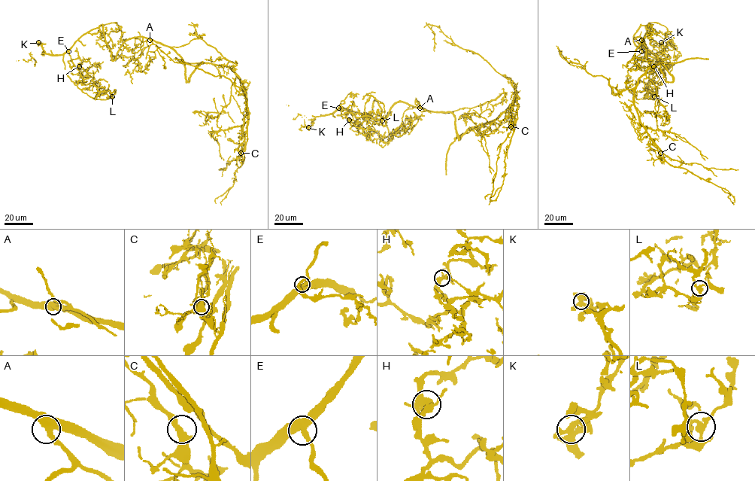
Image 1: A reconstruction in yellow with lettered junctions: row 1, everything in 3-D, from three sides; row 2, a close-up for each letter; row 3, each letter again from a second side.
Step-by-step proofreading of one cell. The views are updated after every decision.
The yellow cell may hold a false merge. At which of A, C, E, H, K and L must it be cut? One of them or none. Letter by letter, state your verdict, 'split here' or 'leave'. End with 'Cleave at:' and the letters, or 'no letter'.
A: leave
C: leave
E: leave
H: leave
K: leave
L: leave
Cleave at: no letter

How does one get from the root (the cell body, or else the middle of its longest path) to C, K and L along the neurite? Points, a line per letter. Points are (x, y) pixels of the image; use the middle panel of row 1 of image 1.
C: (429, 110), (450, 111), (459, 138), (472, 127), (495, 120), (516, 100), (517, 111), (510, 126)
K: (429, 110), (396, 102), (383, 125), (380, 107), (374, 100), (369, 115), (339, 108), (316, 117), (308, 127)
L: (429, 110), (396, 102), (383, 125), (376, 100), (369, 115), (339, 105), (354, 124), (353, 113), (382, 120)

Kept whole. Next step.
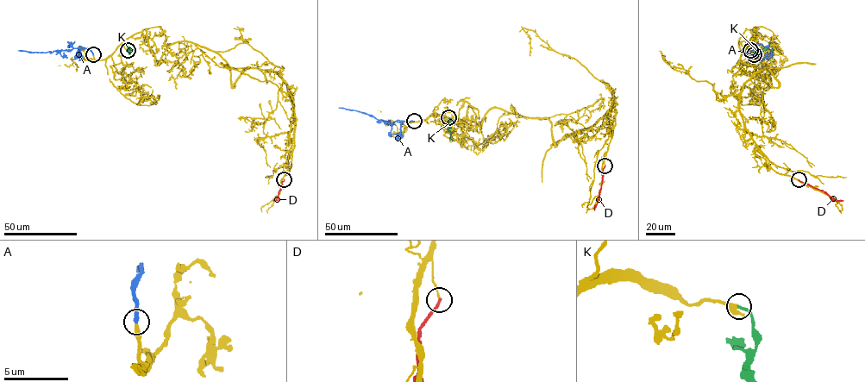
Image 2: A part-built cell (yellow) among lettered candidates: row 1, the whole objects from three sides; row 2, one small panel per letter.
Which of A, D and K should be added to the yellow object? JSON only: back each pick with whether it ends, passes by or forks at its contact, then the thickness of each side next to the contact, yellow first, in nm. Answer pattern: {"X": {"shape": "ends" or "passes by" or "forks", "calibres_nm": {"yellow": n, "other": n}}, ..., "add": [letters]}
{"A": {"shape": "ends", "calibres_nm": {"yellow": 280, "other": 320}}, "add": ["A"]}

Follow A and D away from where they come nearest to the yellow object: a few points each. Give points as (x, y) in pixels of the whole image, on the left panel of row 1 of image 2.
A: (92, 54), (85, 48), (52, 52), (18, 50)
D: (284, 180), (278, 198), (273, 200)

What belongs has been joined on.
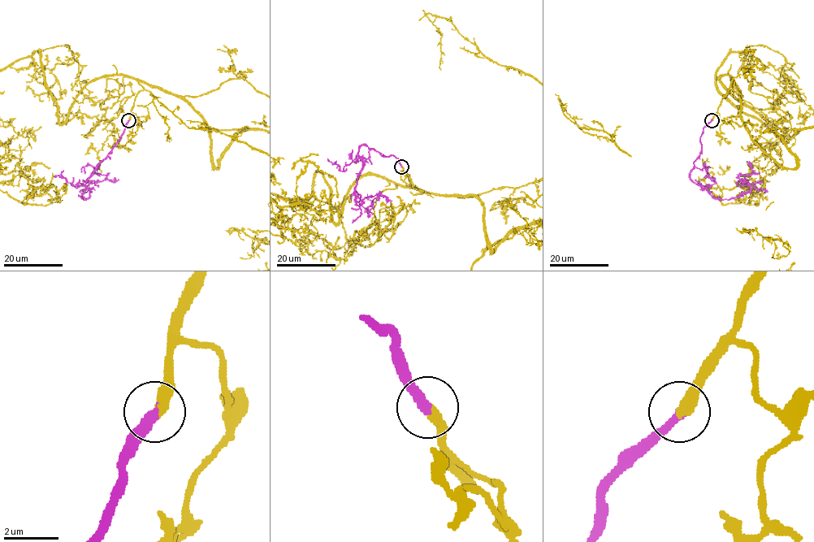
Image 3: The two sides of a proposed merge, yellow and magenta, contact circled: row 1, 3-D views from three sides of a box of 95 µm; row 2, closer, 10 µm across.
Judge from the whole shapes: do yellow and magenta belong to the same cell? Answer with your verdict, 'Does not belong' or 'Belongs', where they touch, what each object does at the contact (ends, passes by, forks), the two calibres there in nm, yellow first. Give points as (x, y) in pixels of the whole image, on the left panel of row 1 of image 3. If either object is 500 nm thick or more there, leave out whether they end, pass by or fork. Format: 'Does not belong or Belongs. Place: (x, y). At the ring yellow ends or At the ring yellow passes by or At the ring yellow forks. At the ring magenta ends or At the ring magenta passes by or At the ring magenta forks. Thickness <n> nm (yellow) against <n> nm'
Belongs. Place: (128, 120). At the ring yellow ends. At the ring magenta ends. Thickness 440 nm (yellow) against 360 nm

